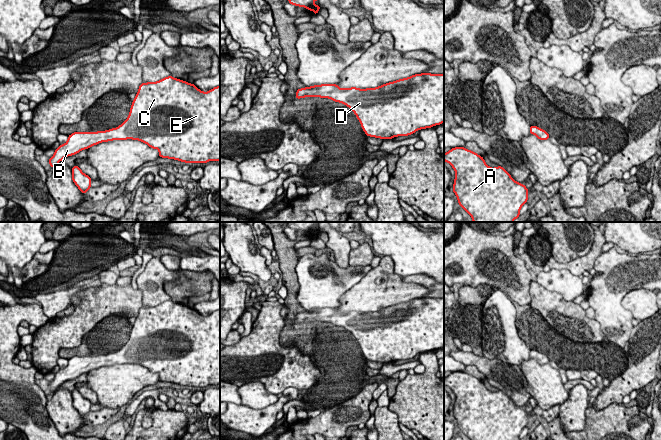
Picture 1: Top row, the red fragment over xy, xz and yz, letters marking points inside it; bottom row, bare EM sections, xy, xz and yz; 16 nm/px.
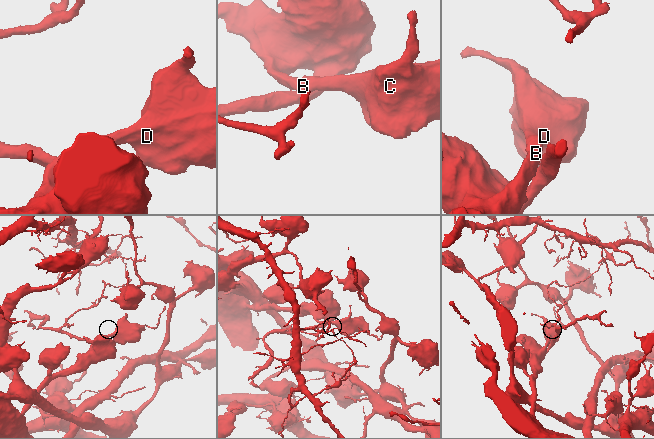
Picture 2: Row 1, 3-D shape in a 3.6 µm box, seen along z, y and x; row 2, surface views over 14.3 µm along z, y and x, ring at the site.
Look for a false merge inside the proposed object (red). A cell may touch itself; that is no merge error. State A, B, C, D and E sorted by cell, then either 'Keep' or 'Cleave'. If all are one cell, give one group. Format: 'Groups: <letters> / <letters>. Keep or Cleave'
Groups: A B C D E. Keep

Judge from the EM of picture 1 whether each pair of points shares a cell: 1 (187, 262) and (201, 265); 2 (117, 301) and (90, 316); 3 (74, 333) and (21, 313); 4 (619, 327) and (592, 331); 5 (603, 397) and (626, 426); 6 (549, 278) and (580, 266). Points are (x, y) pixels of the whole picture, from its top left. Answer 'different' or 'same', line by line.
1: same
2: same
3: different
4: different
5: different
6: different

